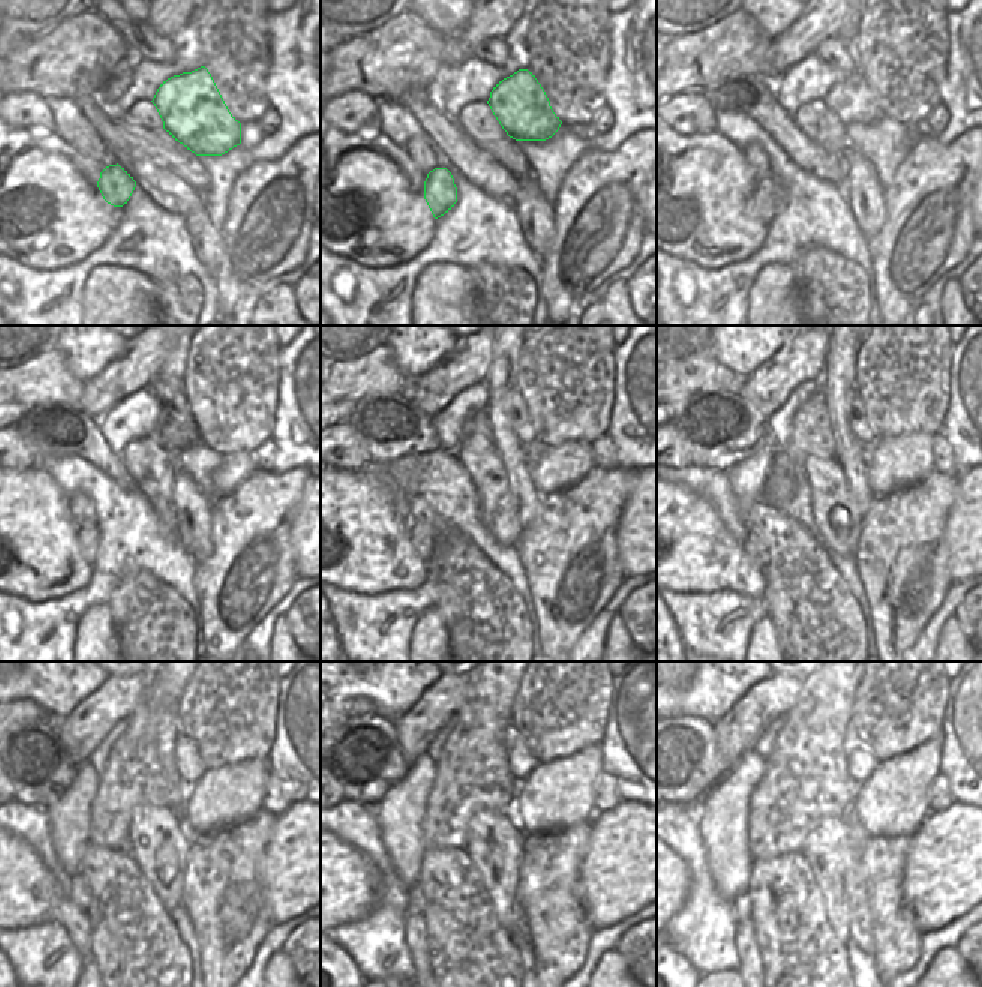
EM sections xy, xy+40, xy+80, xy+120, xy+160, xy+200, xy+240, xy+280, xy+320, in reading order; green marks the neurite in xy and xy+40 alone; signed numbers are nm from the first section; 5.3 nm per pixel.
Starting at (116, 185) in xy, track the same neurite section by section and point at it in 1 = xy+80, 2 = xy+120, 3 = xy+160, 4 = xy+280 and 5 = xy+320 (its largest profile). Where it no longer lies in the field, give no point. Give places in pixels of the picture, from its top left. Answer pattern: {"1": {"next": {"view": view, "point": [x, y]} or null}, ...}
{"1": {"next": {"view": "xy+80", "point": [769, 198]}}, "2": {"next": {"view": "xy+120", "point": [87, 533]}}, "3": {"next": {"view": "xy+160", "point": [422, 537]}}, "4": {"next": {"view": "xy+280", "point": [414, 903]}}, "5": {"next": {"view": "xy+320", "point": [741, 905]}}}

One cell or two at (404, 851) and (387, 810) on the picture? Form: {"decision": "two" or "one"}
{"decision": "one"}

